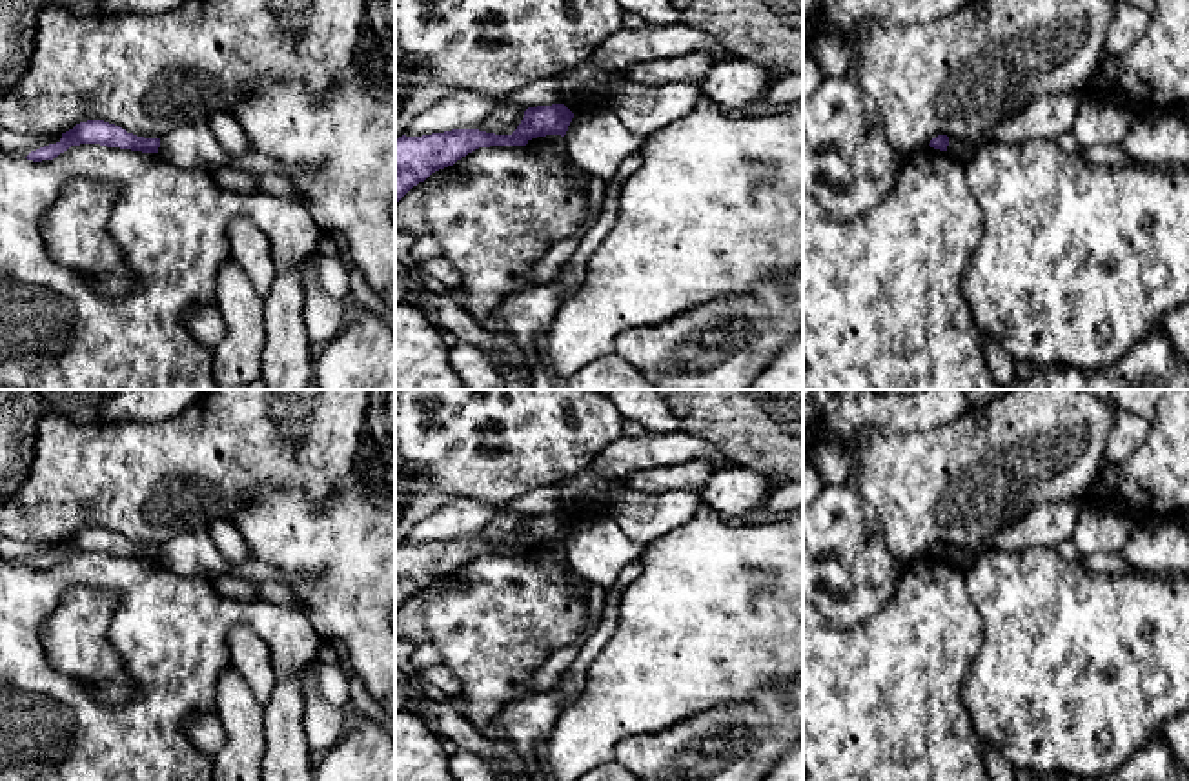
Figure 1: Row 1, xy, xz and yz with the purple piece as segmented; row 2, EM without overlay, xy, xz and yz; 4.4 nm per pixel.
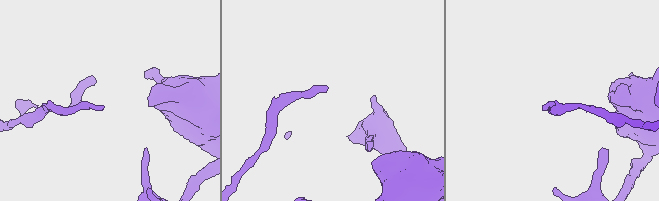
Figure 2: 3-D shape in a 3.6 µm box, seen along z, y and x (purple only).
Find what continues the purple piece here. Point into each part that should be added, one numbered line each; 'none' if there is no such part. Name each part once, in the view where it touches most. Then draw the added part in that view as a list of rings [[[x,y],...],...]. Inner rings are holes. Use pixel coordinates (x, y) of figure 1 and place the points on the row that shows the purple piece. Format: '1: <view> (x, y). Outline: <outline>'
1: xz (596, 141). Outline: [[[603,107],[574,115],[564,138],[572,164],[608,182],[648,137],[630,133],[612,107]]]

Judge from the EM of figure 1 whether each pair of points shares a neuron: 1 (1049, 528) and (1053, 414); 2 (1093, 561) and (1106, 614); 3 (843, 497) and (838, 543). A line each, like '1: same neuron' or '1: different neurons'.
1: different neurons
2: different neurons
3: same neuron

